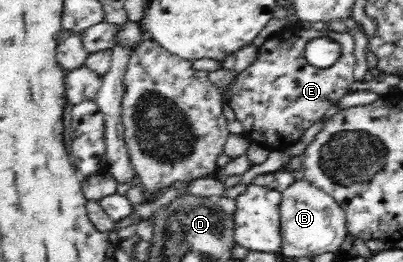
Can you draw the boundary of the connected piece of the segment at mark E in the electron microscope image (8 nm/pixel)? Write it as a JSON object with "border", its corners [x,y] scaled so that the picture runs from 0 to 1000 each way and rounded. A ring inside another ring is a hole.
{"border":[[[717,95],[697,107],[690,126],[675,134],[667,172],[655,172],[640,183],[638,225],[628,240],[628,248],[603,267],[603,275],[593,282],[588,302],[583,302],[583,317],[578,317],[578,328],[573,336],[573,355],[578,359],[578,366],[573,370],[573,405],[578,412],[578,427],[583,427],[583,447],[588,450],[588,462],[593,462],[598,477],[603,477],[603,492],[608,496],[603,515],[613,531],[620,531],[628,546],[635,546],[638,553],[663,569],[692,576],[702,576],[717,561],[725,561],[730,550],[742,542],[742,531],[754,515],[757,496],[762,496],[774,477],[782,477],[787,462],[797,462],[797,450],[804,447],[816,412],[836,397],[856,363],[864,363],[868,332],[881,309],[878,271],[881,248],[886,248],[886,225],[881,225],[881,156],[876,153],[876,126],[873,118],[856,118],[856,126],[846,126],[831,115],[824,130],[811,126],[811,118],[797,118],[792,134],[787,134],[787,111],[754,111],[744,95]],[[792,134],[801,141],[826,145],[831,156],[841,160],[844,172],[841,225],[836,229],[836,240],[831,240],[831,248],[816,256],[814,263],[789,263],[774,252],[767,256],[762,248],[759,218],[754,214],[754,187],[762,164],[767,164],[767,156],[782,149]]]}

